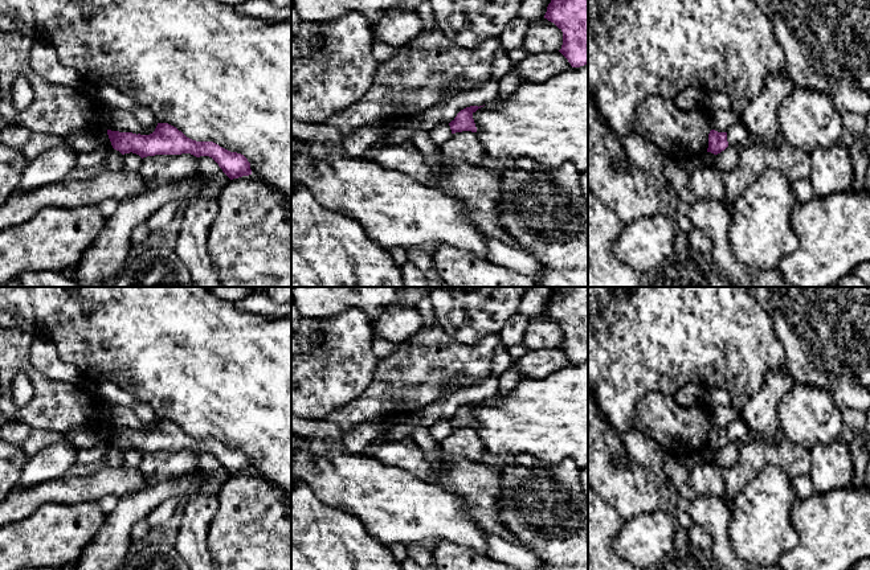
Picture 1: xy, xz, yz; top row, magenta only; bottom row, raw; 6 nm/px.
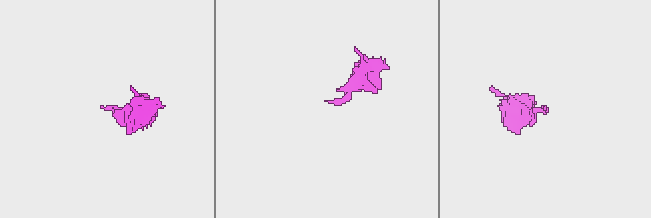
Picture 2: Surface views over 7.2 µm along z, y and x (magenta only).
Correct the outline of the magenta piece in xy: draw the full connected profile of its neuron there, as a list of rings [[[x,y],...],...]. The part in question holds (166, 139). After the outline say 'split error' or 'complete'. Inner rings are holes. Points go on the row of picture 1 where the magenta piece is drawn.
[[[97,123],[62,139],[78,153],[95,151],[103,145],[111,145],[122,155],[136,153],[142,159],[155,155],[191,153],[196,157],[212,157],[230,180],[252,175],[250,163],[244,155],[230,152],[213,142],[192,140],[168,123],[158,123],[150,135],[111,131]]] | split error

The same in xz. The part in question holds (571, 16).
[[[551,0],[544,19],[563,32],[559,52],[571,66],[588,65],[588,0]]] | complete

